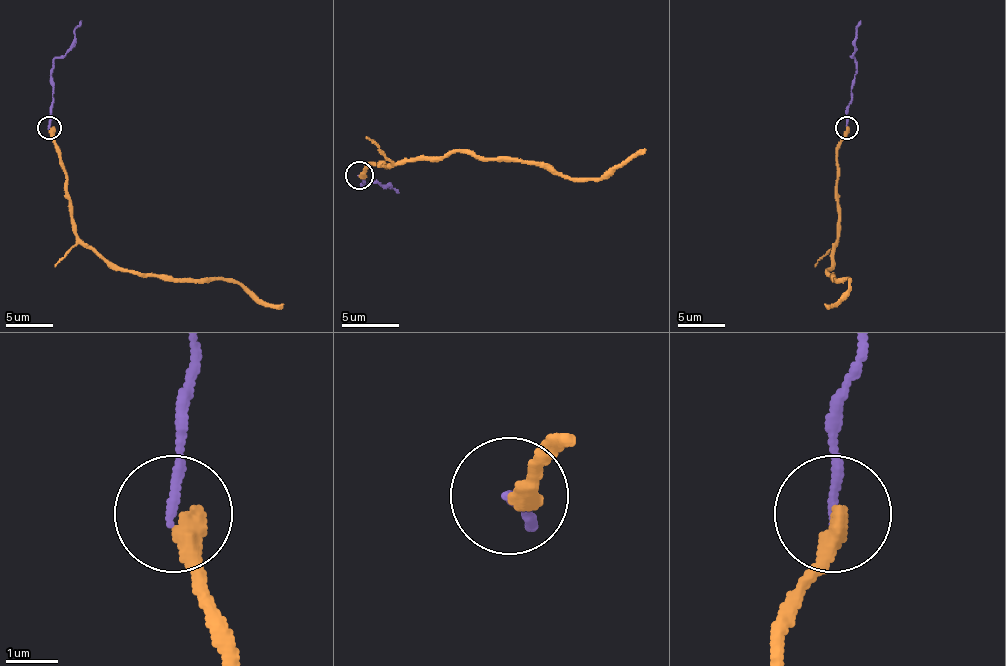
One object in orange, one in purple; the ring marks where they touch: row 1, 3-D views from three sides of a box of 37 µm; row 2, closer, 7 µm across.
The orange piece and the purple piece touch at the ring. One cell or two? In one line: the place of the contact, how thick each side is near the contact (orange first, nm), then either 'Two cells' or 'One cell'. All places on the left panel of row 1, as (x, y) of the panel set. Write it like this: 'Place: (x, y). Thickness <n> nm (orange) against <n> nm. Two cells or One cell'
Place: (49, 128). Thickness 400 nm (orange) against 170 nm. Two cells

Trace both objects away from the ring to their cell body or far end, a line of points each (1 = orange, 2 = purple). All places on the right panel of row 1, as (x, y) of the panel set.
1: (846, 128), (836, 152), (839, 231), (827, 271), (836, 280), (848, 280), (848, 289), (834, 303), (825, 303)
2: (846, 128), (855, 63), (855, 28), (860, 21)

